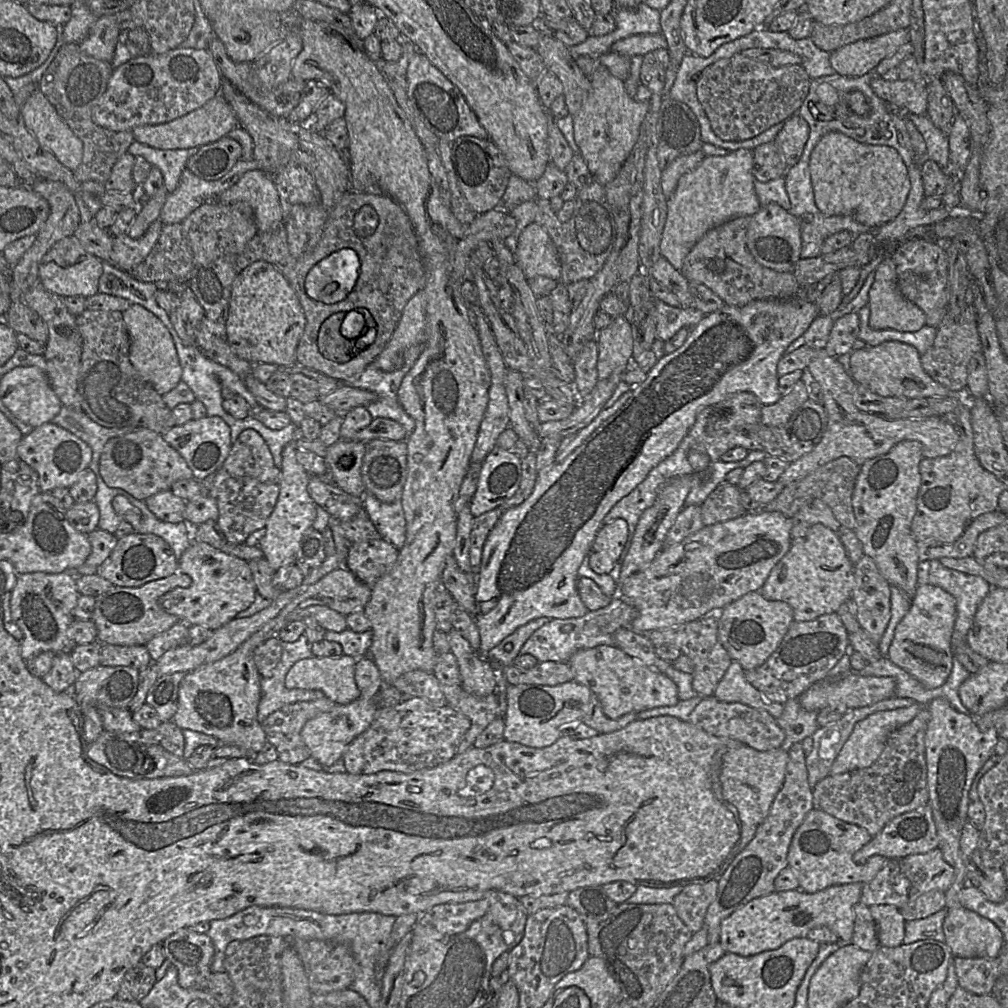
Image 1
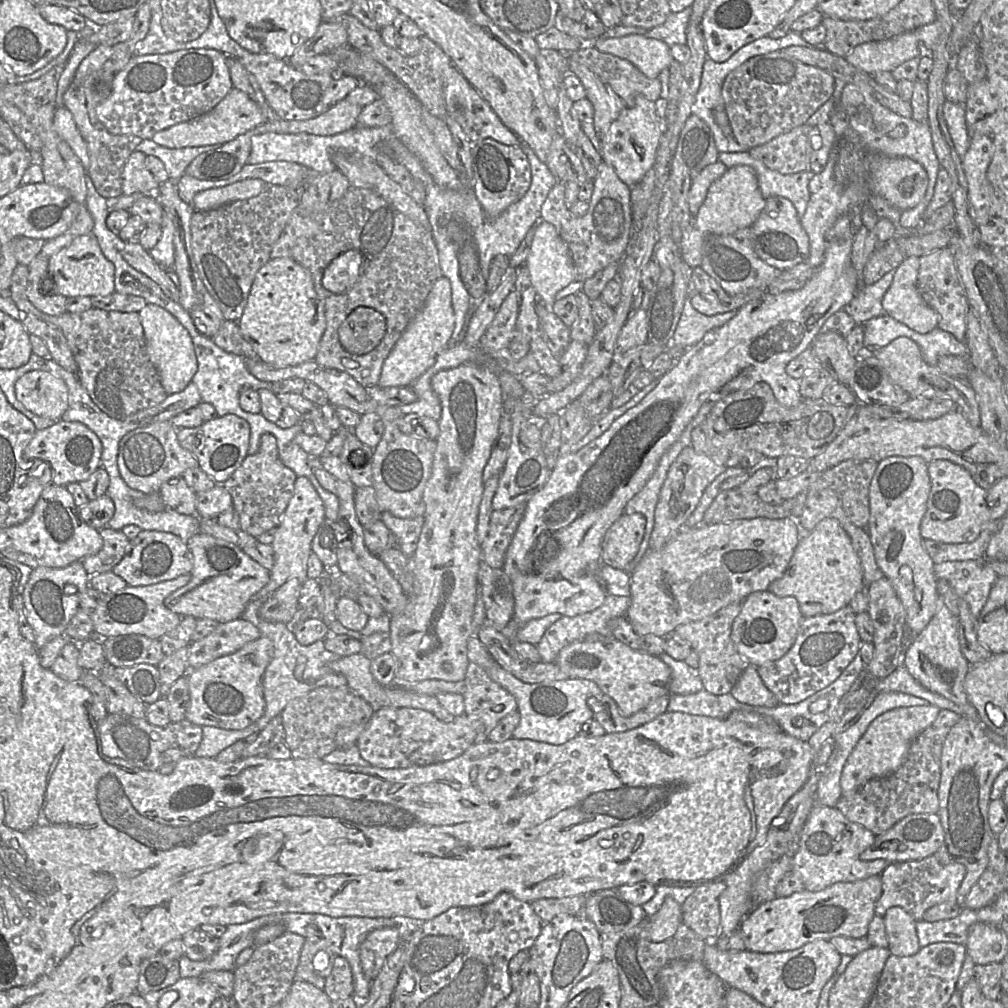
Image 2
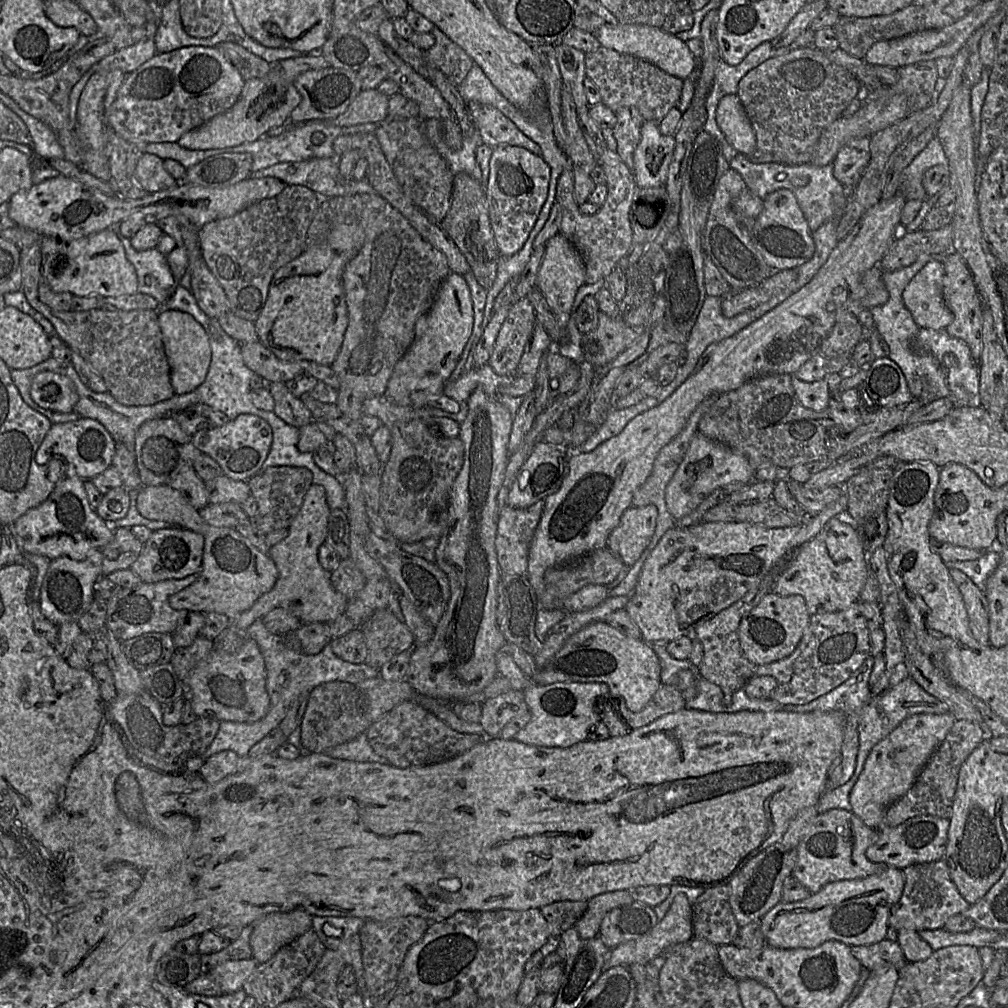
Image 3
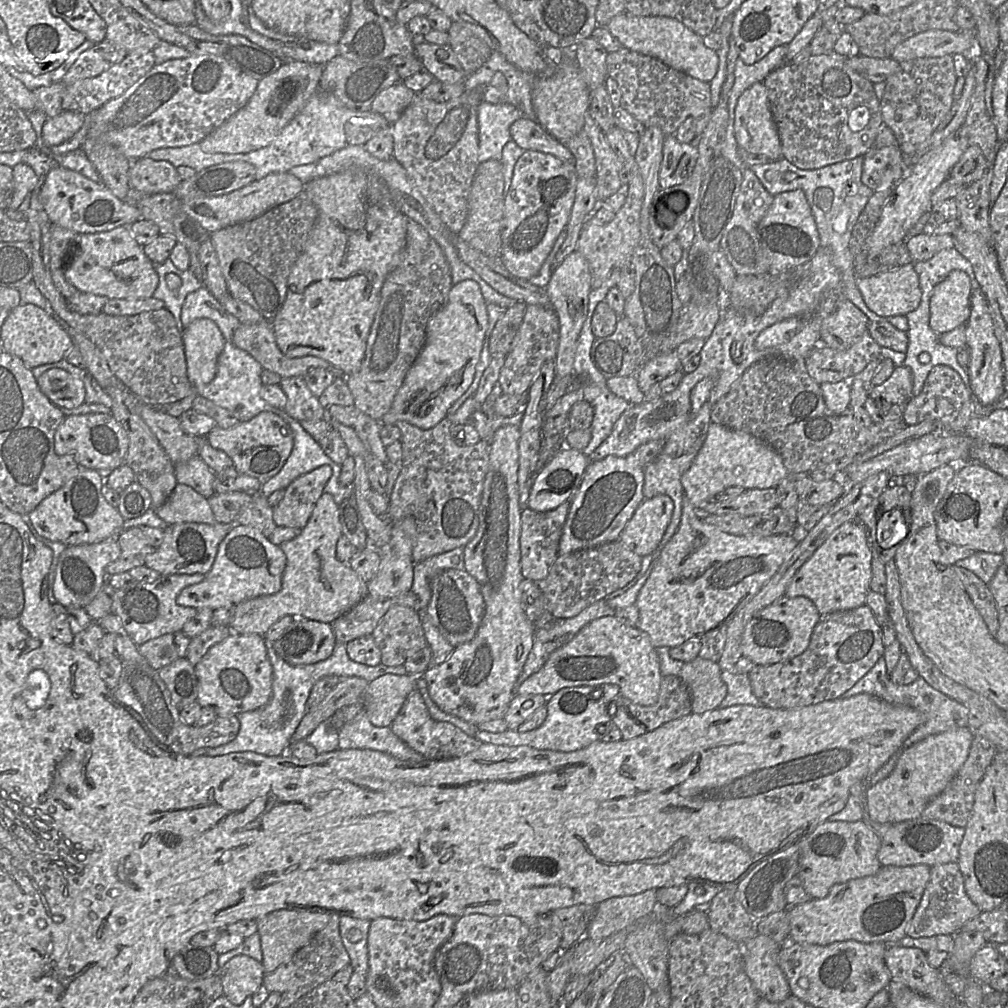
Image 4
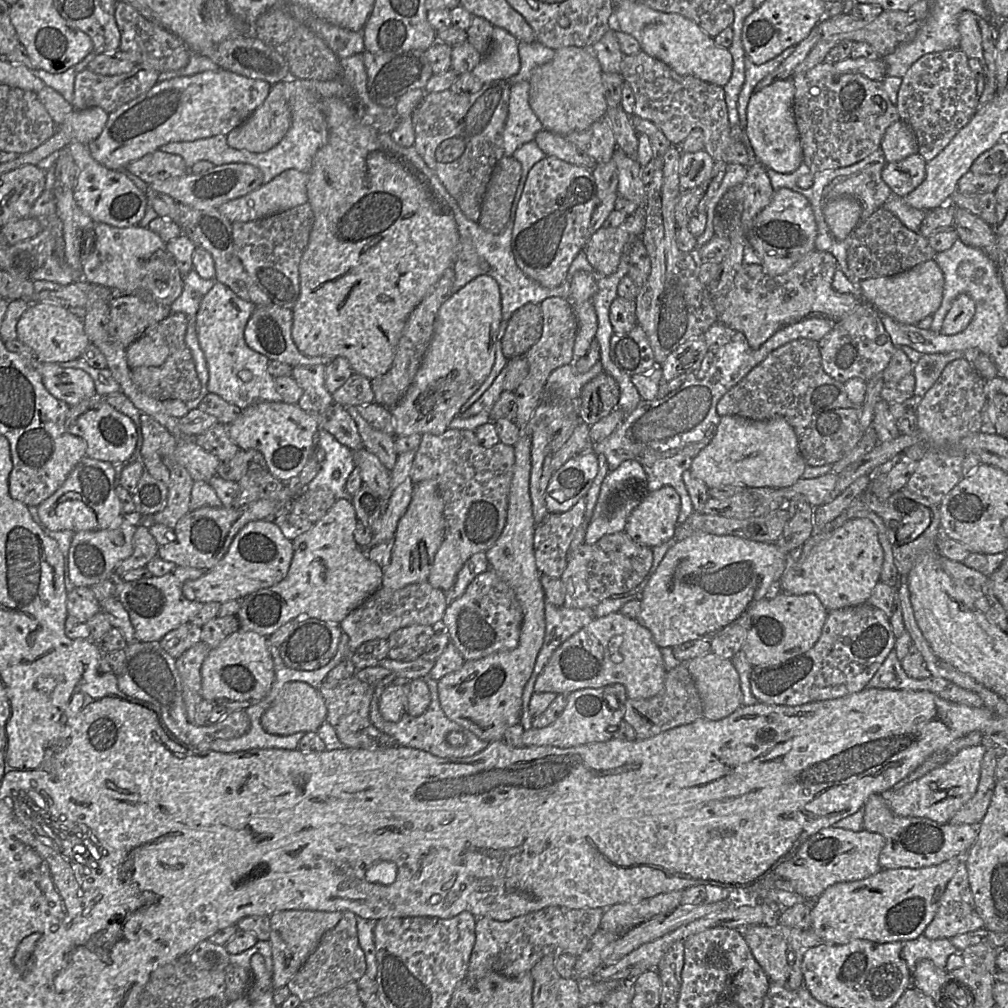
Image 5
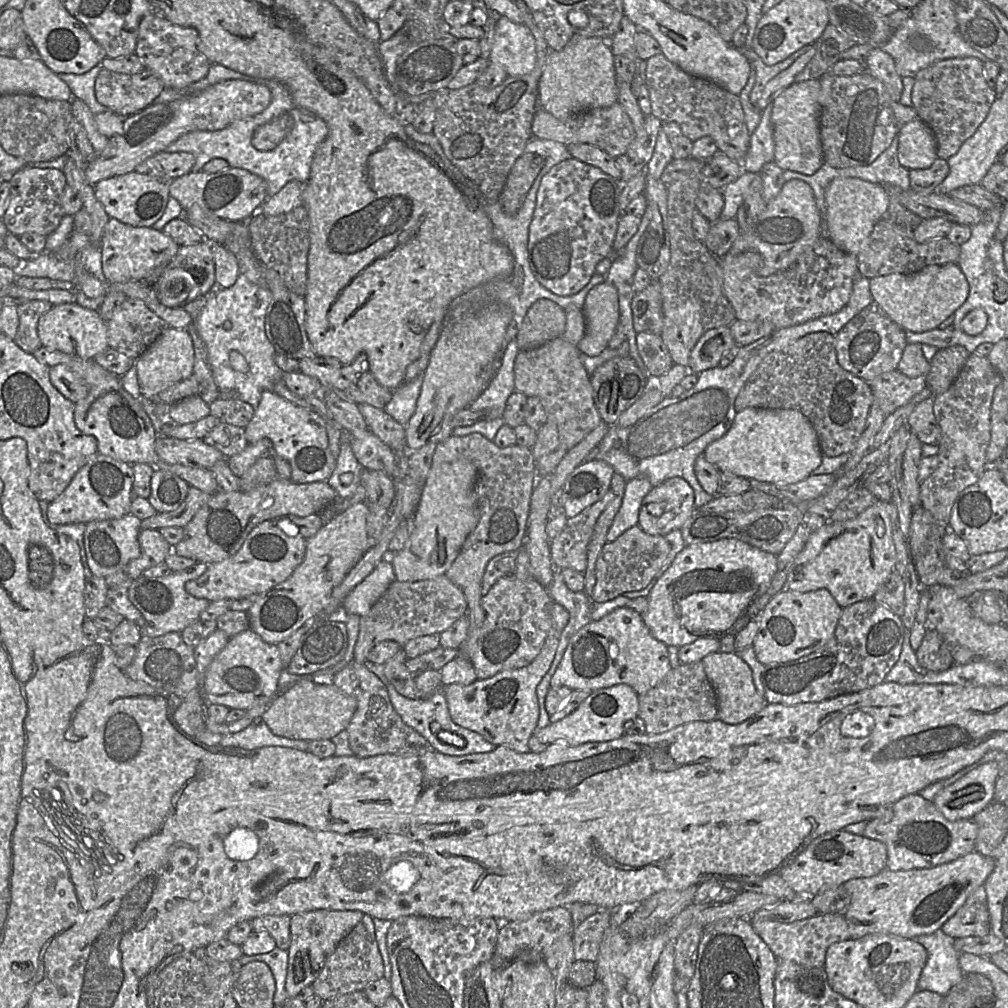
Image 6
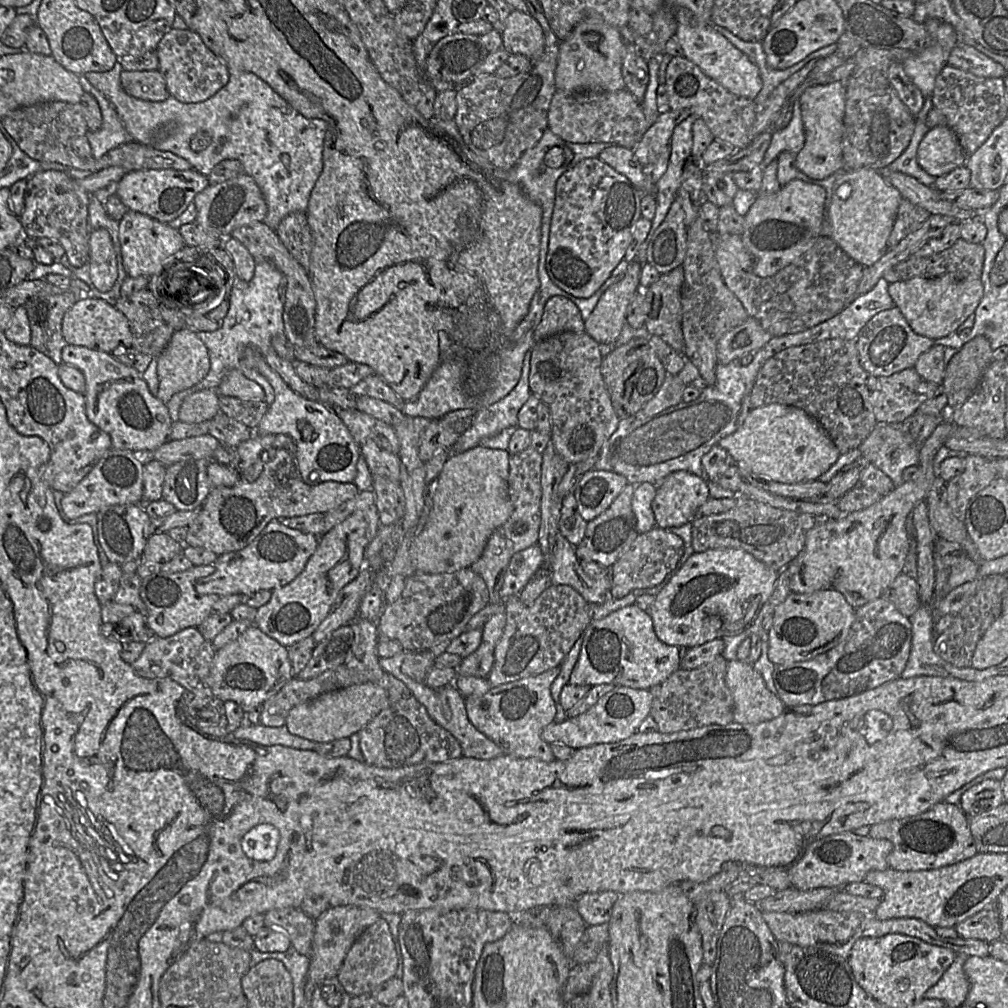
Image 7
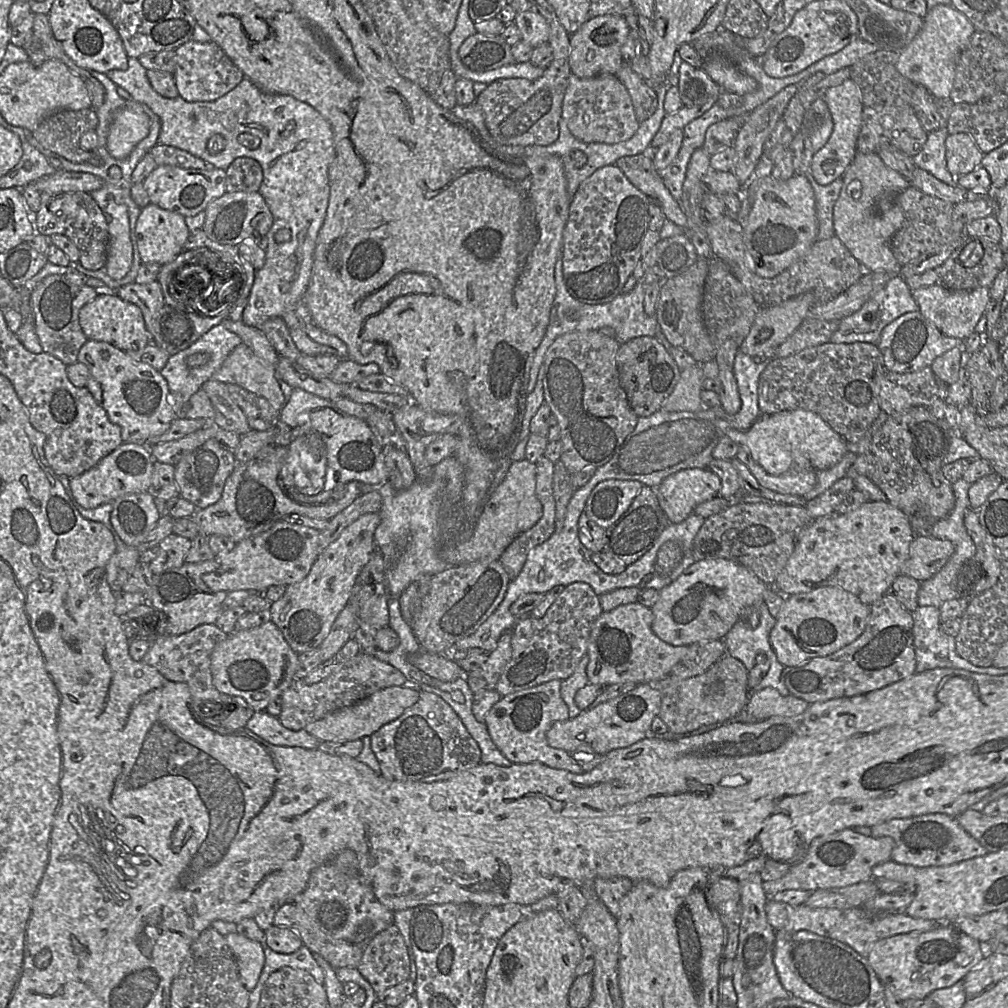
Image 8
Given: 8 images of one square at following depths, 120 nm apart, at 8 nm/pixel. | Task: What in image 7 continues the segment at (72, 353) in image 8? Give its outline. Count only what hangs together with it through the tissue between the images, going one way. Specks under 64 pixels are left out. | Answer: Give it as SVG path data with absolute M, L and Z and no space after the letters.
M72 292L37 295L24 305L31 330L30 346L57 365L62 364L62 349L68 345L62 335L63 316L79 298Z

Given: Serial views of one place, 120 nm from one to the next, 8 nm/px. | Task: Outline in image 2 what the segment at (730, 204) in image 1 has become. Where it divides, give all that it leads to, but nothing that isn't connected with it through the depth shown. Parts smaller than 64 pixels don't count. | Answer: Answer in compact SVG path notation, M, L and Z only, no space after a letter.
M747 165L728 168L711 184L699 210L690 217L688 225L684 228L679 244L680 257L692 268L700 266L703 246L709 236L729 234L745 227L750 228L764 209L765 203L753 168Z

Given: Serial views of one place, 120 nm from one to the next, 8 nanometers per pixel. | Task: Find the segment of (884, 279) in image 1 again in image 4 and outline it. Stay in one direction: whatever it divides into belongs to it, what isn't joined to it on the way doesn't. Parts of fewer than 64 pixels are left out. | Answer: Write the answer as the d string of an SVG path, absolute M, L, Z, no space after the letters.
M954 270L932 291L929 325L939 335L965 324L970 314L972 286L967 274Z

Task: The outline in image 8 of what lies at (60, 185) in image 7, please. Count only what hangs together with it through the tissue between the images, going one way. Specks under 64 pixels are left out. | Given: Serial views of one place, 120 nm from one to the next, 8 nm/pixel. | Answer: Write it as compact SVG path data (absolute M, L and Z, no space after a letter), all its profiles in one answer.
M41 192L41 205L33 214L36 234L51 236L61 234L70 238L79 250L79 263L87 270L99 270L107 261L109 226L105 213L90 193L45 193Z

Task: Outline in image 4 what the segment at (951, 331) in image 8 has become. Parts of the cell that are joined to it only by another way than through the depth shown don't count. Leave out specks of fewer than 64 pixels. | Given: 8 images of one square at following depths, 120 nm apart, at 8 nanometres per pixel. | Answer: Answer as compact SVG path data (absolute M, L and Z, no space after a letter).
M913 262L873 276L859 277L857 287L866 306L883 317L906 315L914 311L922 297Z

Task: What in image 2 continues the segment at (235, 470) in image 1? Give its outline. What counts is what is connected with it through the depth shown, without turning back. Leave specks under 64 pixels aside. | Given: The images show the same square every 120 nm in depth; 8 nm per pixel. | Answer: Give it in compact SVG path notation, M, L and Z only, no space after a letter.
M271 434L262 435L259 450L248 455L222 484L231 494L233 508L239 516L239 528L254 537L276 528L293 496L297 477L279 459L276 438Z

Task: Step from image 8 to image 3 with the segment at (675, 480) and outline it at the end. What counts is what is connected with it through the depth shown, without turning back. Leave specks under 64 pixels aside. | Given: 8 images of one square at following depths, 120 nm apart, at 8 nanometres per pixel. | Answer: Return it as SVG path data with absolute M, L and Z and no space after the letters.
M654 505L630 507L610 533L606 547L627 567L632 566L649 545L656 528L658 509Z

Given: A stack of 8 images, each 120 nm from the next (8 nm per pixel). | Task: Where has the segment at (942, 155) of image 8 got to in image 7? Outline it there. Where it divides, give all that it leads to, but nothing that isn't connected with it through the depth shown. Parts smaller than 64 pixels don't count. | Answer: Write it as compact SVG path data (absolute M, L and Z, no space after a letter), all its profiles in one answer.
M918 122L914 134L911 138L909 146L905 149L905 151L890 165L886 166L883 169L878 171L887 172L887 171L897 171L904 173L906 175L912 176L917 179L919 182L927 185L934 186L934 182L936 178L930 174L928 174L917 161L917 149L919 143L929 131L929 127L924 122Z

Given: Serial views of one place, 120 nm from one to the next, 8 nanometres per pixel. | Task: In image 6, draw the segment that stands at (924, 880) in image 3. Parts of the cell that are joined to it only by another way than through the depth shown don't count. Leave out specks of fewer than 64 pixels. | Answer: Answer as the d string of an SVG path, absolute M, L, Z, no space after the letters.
M977 888L967 898L964 905L942 925L940 930L954 939L990 934L990 915L984 888Z

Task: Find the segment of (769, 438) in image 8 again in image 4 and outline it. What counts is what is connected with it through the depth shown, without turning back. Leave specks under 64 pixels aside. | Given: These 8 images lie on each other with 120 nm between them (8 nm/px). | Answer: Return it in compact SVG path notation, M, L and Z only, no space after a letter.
M711 423L701 449L681 477L681 484L685 499L697 508L714 500L715 495L726 488L776 488L789 475L781 456L770 445L751 434Z

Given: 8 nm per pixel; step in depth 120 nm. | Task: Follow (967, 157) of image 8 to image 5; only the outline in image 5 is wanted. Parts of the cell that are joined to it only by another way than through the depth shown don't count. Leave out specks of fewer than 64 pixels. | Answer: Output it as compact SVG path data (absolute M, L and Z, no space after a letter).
M902 121L891 124L885 131L880 149L887 163L898 162L918 154L918 144L913 130Z

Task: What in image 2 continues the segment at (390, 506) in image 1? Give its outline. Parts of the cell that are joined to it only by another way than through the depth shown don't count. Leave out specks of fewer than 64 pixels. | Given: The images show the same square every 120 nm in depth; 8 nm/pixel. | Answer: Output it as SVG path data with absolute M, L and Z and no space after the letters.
M381 511L380 520L397 540L397 547L407 556L412 556L417 548L423 517L398 518L387 511Z

